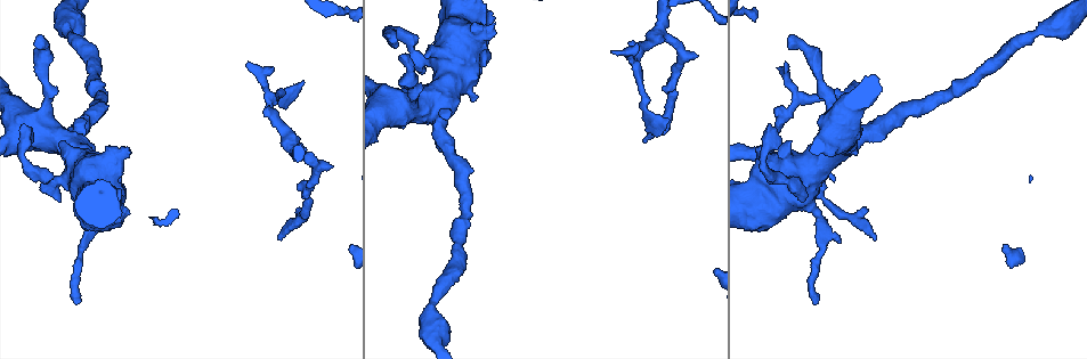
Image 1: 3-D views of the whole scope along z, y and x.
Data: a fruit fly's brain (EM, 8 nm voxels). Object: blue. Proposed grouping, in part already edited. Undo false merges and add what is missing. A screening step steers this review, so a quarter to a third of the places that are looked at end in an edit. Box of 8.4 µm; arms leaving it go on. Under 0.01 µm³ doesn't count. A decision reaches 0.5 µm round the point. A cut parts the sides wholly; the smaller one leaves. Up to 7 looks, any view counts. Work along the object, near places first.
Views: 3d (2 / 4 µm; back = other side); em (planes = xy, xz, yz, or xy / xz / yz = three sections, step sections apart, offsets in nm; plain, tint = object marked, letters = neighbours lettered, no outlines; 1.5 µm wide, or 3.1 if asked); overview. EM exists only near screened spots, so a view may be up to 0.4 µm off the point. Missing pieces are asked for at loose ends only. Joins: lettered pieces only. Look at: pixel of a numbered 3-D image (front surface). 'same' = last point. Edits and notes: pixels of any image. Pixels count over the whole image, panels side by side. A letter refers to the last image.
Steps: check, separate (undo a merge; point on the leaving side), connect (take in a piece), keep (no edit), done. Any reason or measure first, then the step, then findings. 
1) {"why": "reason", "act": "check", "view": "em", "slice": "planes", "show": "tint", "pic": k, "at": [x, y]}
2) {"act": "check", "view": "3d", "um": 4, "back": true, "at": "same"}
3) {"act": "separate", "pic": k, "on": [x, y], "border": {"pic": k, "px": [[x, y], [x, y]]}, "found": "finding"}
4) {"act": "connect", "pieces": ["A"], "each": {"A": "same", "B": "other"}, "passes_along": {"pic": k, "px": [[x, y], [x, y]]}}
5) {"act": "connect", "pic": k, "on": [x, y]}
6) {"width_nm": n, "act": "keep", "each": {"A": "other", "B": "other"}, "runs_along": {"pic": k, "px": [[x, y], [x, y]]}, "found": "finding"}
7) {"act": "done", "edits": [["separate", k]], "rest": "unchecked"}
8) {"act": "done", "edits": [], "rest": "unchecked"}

{"why": "branch point", "act": "check", "view": "em", "slice": "xz", "step": 8, "show": "tint", "pic": 1, "at": [662, 31]}

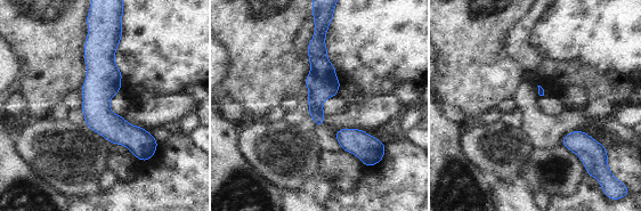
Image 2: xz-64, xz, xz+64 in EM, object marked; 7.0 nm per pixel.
{"act": "check", "view": "em", "slice": "xz", "step": 8, "show": "letters", "at": "same"}

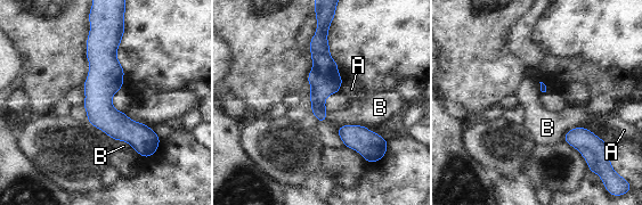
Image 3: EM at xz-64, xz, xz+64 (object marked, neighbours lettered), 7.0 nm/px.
{"width_nm": 120, "act": "keep", "each": {"A": "other", "B": "other"}, "found": "one cell here"}

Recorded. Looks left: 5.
{"why": "thick turns thin", "act": "check", "view": "3d", "um": 4, "pic": 1, "at": [437, 115]}

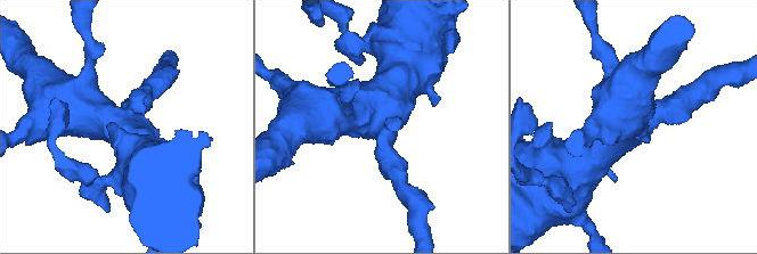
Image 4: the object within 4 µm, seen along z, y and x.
{"why": "now the EM", "act": "check", "view": "em", "slice": "xy", "step": 4, "show": "tint", "pic": 4, "at": [384, 123]}

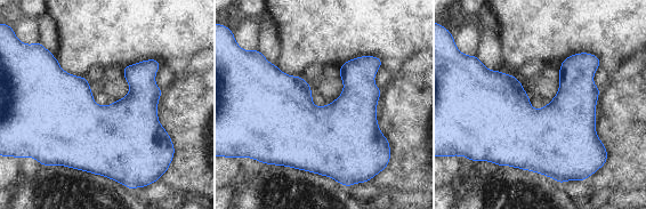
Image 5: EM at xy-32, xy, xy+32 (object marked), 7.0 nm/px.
{"act": "check", "view": "em", "slice": "planes", "show": "letters", "at": "same"}

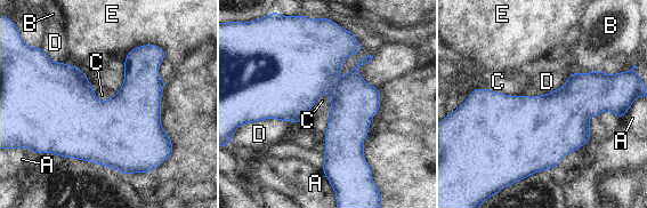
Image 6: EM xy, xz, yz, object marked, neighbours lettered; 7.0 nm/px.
{"act": "keep", "each": {"A": "other", "B": "other", "C": "other", "D": "other", "E": "other"}, "runs_along": {"pic": 6, "px": [[339, 32], [350, 169]]}, "found": "all the same cell"}

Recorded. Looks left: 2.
{"why": "branch stops here", "act": "check", "view": "3d", "um": 4, "pic": 1, "at": [789, 45]}

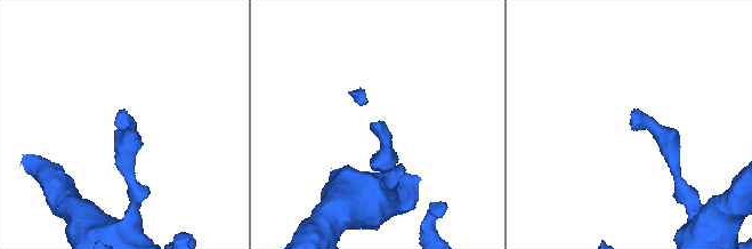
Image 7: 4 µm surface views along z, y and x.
{"act": "check", "view": "em", "slice": "planes", "show": "letters", "pic": 7, "at": [370, 123]}

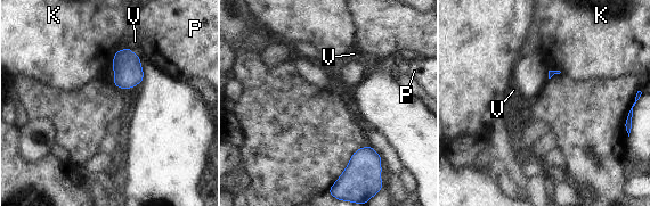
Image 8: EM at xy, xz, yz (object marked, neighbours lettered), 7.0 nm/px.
{"act": "keep", "each": {"K": "other", "P": "other", "V": "other"}, "border": {"pic": 8, "px": [[114, 52], [114, 59], [111, 65]]}, "found": "no lettered piece goes on from it"}

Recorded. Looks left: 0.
{"act": "done", "edits": [], "rest": "unchecked"}

